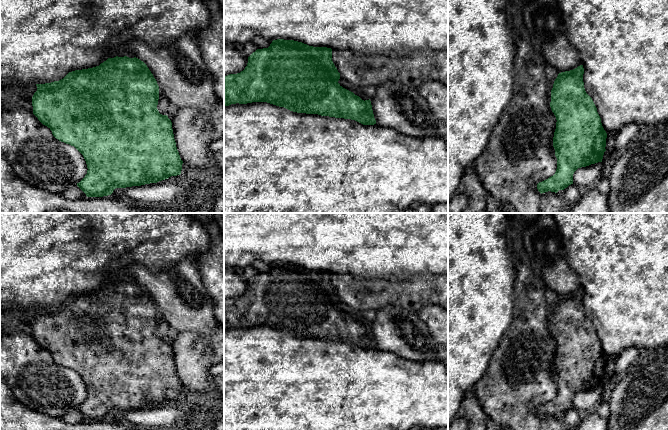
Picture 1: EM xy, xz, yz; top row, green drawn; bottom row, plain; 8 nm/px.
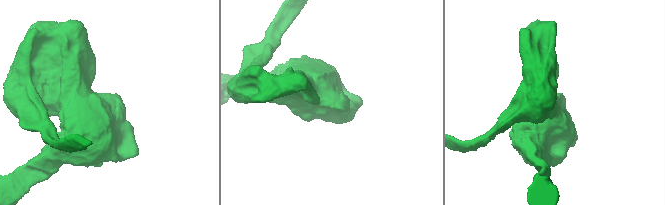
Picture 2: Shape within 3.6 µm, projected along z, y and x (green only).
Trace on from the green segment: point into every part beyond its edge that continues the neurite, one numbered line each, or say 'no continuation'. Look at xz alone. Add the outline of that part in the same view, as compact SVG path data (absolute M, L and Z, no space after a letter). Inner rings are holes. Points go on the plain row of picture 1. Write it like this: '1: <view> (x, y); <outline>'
no continuation

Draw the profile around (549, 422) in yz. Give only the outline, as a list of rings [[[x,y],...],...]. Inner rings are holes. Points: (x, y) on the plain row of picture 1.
[[[555,416],[541,418],[540,430],[567,430],[565,424]]]

